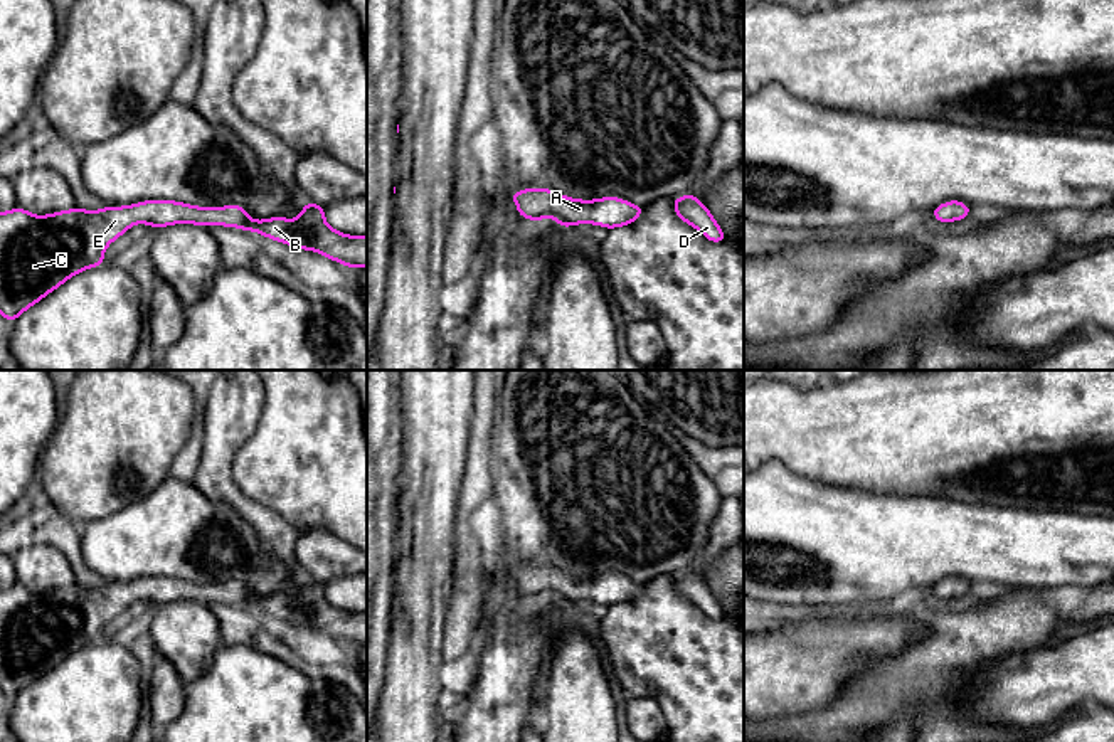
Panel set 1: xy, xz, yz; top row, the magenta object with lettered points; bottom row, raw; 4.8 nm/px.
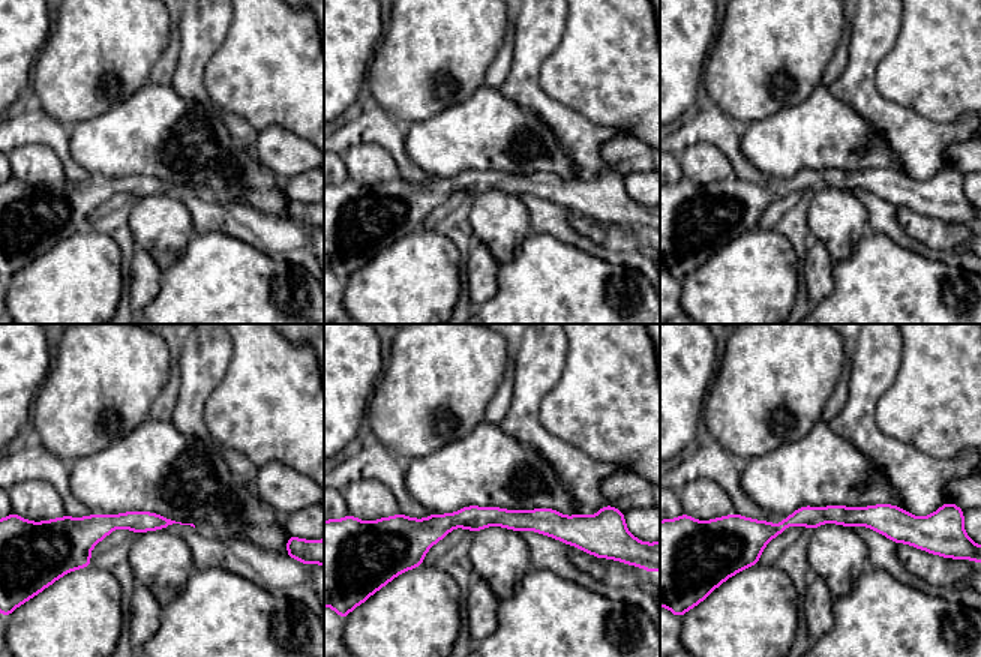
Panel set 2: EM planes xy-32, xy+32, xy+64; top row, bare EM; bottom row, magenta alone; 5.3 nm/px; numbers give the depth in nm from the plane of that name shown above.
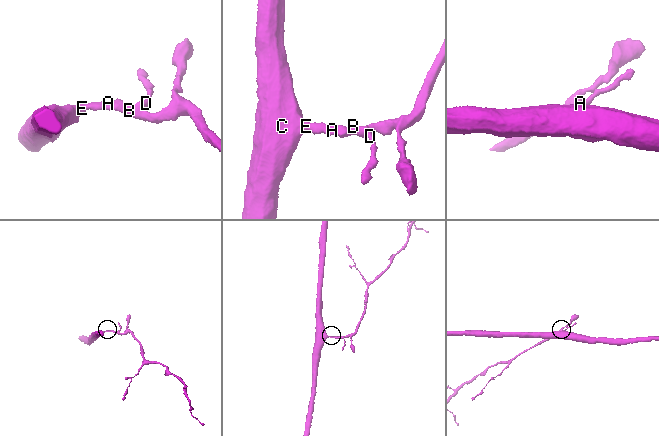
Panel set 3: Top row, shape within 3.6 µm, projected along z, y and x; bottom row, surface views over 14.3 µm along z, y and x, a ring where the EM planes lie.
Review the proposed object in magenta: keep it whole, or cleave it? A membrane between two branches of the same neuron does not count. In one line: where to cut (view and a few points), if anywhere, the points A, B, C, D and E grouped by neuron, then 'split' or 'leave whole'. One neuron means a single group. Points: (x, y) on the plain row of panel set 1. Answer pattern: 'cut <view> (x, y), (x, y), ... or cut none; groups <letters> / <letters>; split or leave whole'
cut none; groups A B C D E; leave whole

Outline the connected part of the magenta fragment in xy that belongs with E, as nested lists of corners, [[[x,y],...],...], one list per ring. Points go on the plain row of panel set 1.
[[[146,577],[101,587],[71,586],[34,592],[22,584],[0,589],[0,690],[13,700],[20,690],[71,653],[104,639],[106,624],[135,601],[156,606],[172,601],[210,601],[256,607],[278,619],[310,626],[347,644],[367,644],[367,612],[332,606],[325,586],[306,579],[296,597],[252,597],[241,582],[197,584]]]

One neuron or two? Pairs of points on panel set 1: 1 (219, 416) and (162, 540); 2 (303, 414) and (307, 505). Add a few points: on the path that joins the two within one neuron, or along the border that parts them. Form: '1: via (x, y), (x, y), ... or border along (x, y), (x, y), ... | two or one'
1: border along (189, 482), (207, 497), (224, 500) | two
2: via (307, 436), (307, 483) | one

